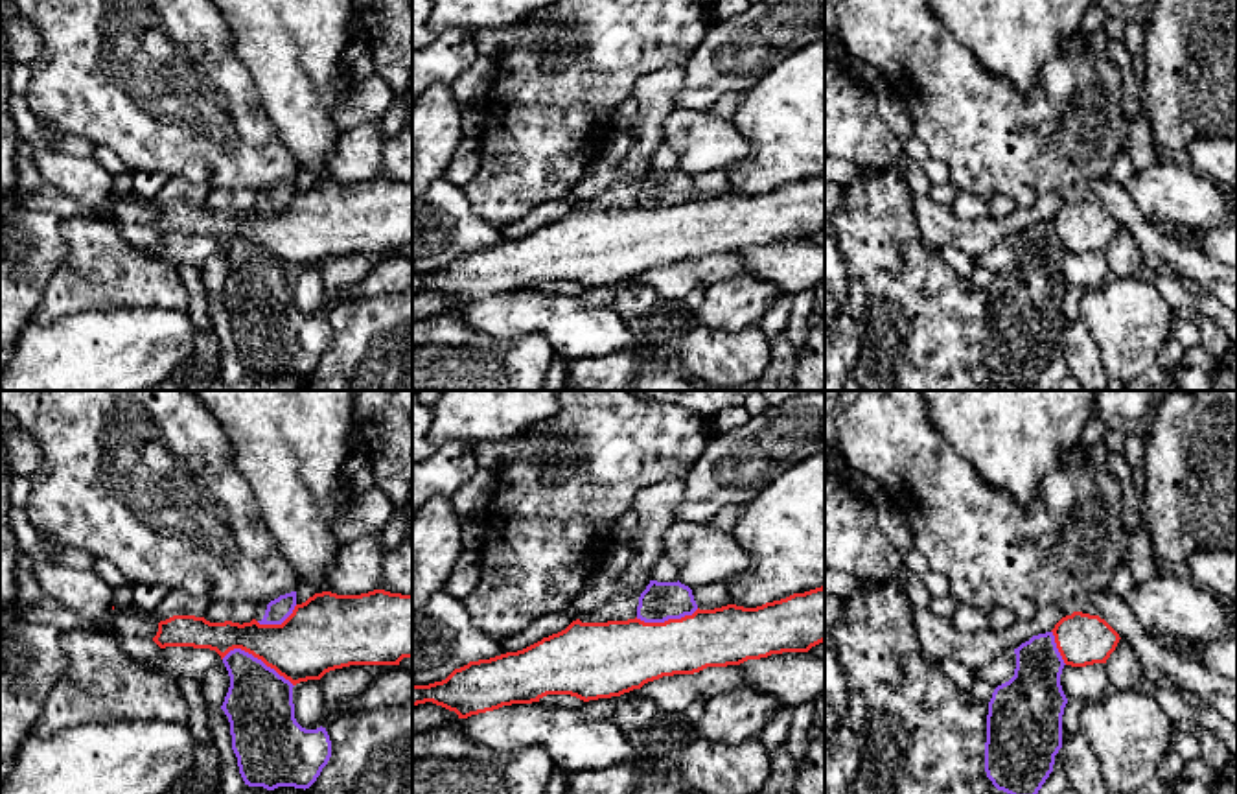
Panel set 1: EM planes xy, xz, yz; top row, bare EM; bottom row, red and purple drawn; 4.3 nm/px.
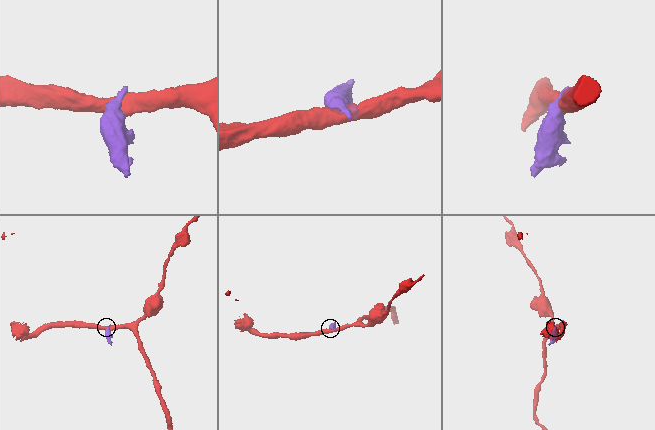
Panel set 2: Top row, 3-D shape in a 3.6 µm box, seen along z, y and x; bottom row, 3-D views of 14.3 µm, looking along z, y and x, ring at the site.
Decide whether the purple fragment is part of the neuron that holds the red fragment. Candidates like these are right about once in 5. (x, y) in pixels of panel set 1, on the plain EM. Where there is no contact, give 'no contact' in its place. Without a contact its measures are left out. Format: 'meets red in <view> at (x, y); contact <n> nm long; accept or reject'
meets red in xy at (258, 245); contact 340 nm long; reject

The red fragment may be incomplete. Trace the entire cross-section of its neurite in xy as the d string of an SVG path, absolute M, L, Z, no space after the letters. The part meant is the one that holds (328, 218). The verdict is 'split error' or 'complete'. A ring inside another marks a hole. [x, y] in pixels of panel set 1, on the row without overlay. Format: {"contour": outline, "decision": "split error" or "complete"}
{"contour": "M374 177L361 182L337 182L331 179L315 181L306 190L296 192L282 212L250 210L210 210L195 203L173 203L158 210L153 228L160 234L193 234L215 238L221 247L234 236L241 236L274 256L293 273L307 267L320 267L326 260L350 252L399 252L403 245L412 245L412 182Z", "decision": "complete"}

